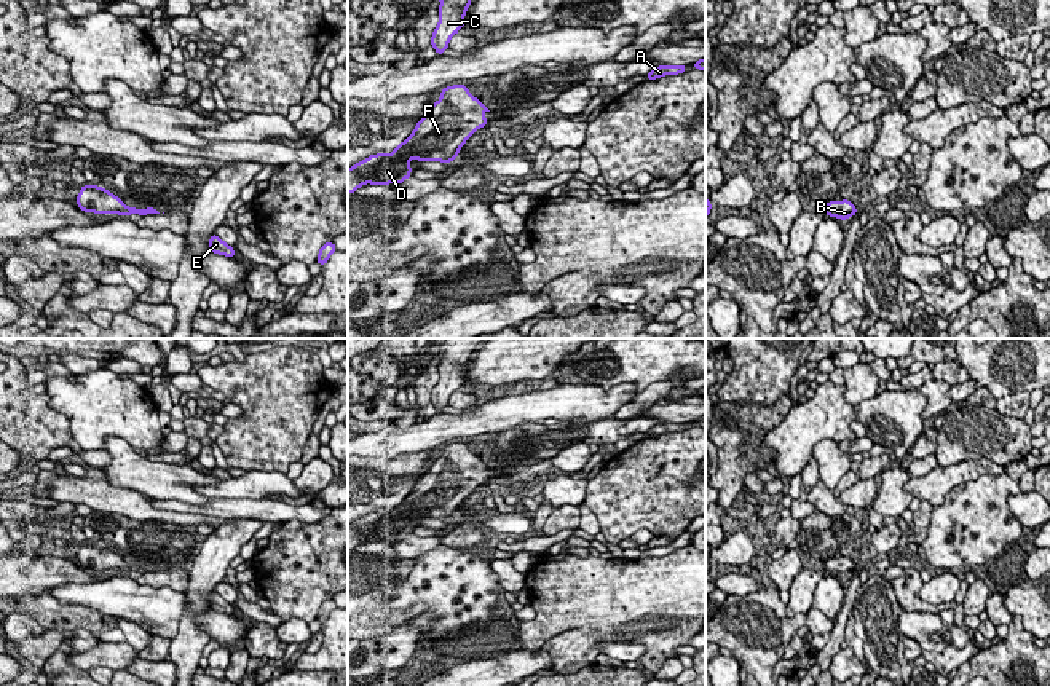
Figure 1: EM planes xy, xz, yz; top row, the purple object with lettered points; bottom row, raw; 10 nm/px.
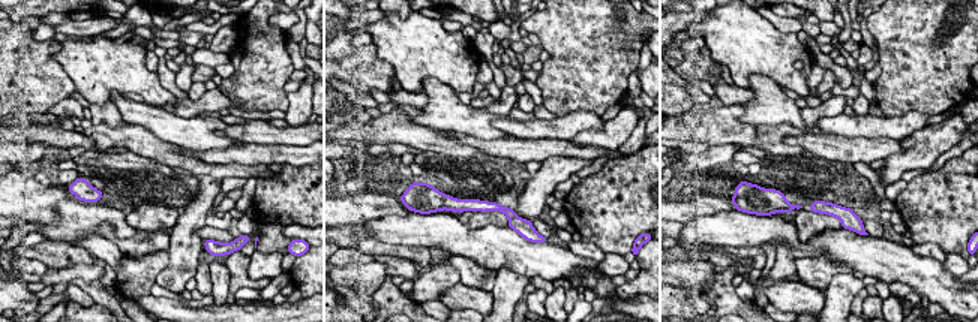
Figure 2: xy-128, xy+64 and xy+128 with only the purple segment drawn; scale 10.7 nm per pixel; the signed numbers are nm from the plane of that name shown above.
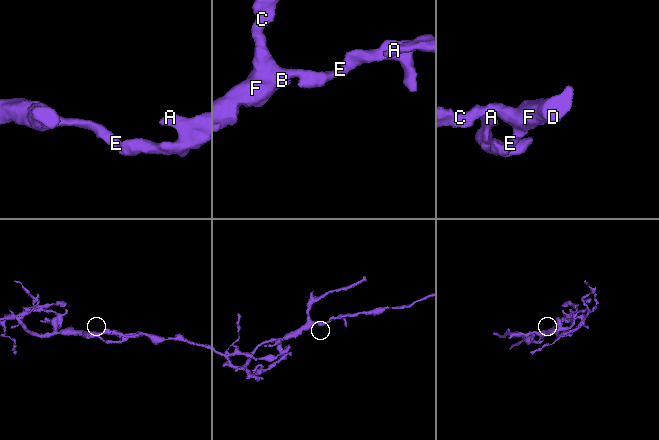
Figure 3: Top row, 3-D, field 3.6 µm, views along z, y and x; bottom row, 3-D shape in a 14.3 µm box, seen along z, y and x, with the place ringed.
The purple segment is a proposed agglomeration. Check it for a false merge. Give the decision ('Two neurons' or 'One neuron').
One neuron

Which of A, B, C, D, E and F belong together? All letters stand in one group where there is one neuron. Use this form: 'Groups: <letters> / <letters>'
Groups: A B C D E F

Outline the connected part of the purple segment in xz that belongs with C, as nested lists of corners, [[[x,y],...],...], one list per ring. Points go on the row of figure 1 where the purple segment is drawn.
[[[440,0],[439,24],[432,32],[431,45],[437,54],[448,49],[450,38],[464,26],[464,14],[471,0]]]

